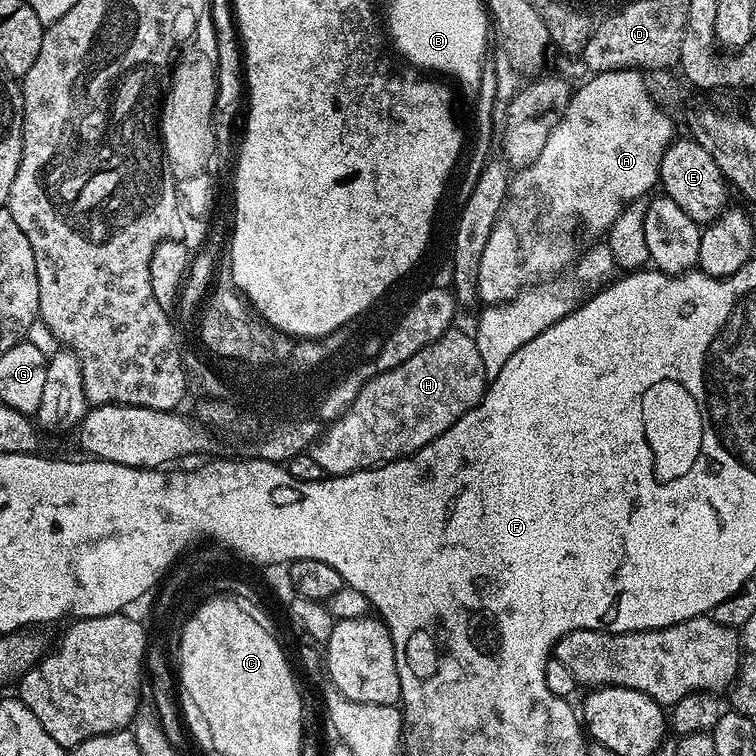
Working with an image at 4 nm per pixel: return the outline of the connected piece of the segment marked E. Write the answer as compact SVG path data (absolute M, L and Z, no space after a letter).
M676 138L668 145L666 154L662 154L658 184L663 195L673 199L701 226L707 226L717 220L729 203L730 188L720 173L718 162L714 162L714 158L710 158L710 153L702 150L702 146L698 146L698 142L691 138Z

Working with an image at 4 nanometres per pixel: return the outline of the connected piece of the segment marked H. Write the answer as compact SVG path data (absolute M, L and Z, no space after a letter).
M449 330L442 338L438 338L430 346L418 350L406 362L389 372L380 372L376 376L363 381L364 388L356 395L350 407L332 420L329 428L323 429L322 435L310 449L311 463L322 466L329 476L345 476L351 472L361 472L367 468L376 468L387 464L390 460L400 460L403 456L412 456L422 446L434 442L462 414L466 414L484 397L484 389L490 379L484 373L482 357L478 354L478 346L471 335L464 332Z

